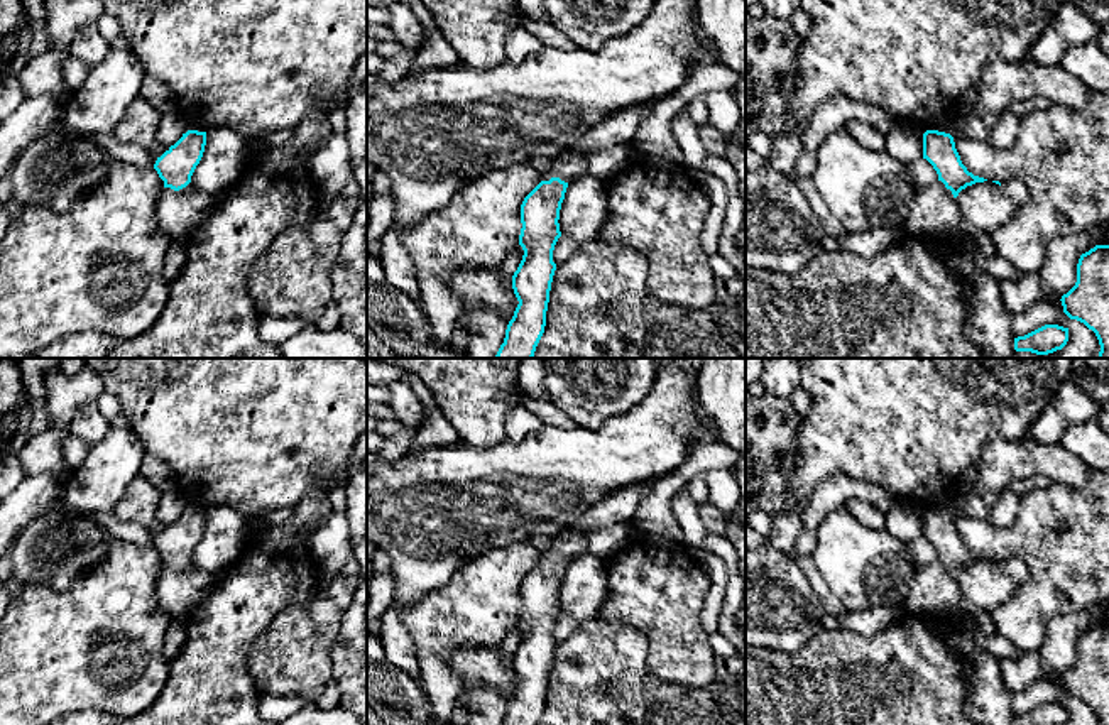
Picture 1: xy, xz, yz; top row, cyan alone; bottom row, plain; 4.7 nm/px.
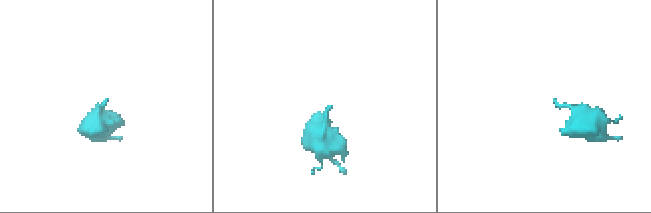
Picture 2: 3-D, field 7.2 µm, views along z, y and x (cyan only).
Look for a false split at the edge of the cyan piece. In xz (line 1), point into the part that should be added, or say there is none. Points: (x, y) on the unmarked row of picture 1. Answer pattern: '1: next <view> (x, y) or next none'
1: next xz (621, 506)

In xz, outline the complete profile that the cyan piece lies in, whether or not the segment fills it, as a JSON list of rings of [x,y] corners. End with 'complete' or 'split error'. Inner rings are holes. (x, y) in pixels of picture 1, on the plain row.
[[[642,482],[609,493],[563,534],[554,536],[543,549],[543,559],[524,576],[519,613],[524,634],[512,654],[512,668],[519,683],[500,725],[538,725],[546,705],[549,669],[556,649],[553,629],[561,615],[558,598],[566,566],[588,551],[587,536],[590,532],[634,519],[641,499],[654,482]]] | split error

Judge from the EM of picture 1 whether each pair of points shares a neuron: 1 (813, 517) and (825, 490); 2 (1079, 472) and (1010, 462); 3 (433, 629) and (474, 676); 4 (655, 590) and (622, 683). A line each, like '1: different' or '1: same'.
1: same
2: same
3: different
4: different

